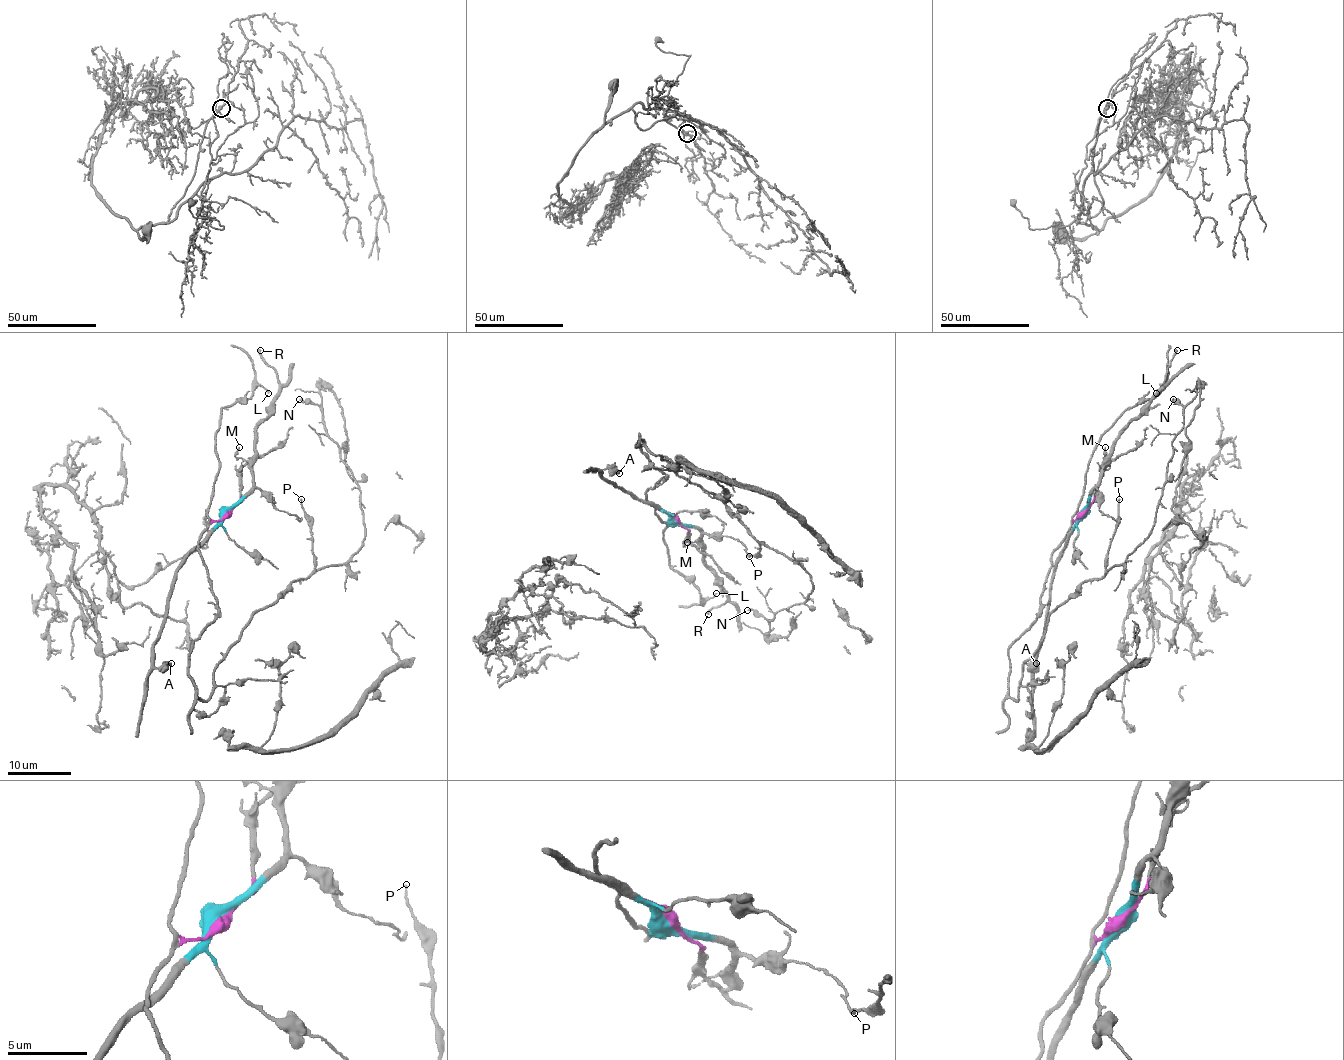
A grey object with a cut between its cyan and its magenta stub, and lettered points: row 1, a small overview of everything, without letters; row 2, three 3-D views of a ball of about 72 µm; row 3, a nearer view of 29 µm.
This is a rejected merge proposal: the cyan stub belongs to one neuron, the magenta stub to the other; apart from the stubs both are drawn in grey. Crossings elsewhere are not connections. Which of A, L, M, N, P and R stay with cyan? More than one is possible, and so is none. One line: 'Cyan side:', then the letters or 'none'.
Cyan side: A, M, R

